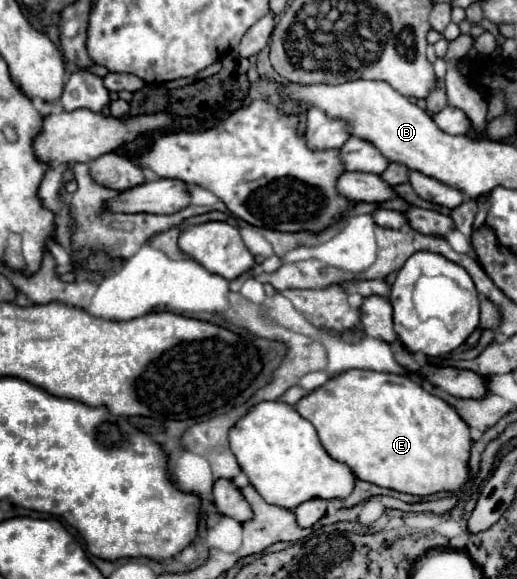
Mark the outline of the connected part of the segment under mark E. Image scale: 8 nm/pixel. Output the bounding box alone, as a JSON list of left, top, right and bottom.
[296,370,472,496]

